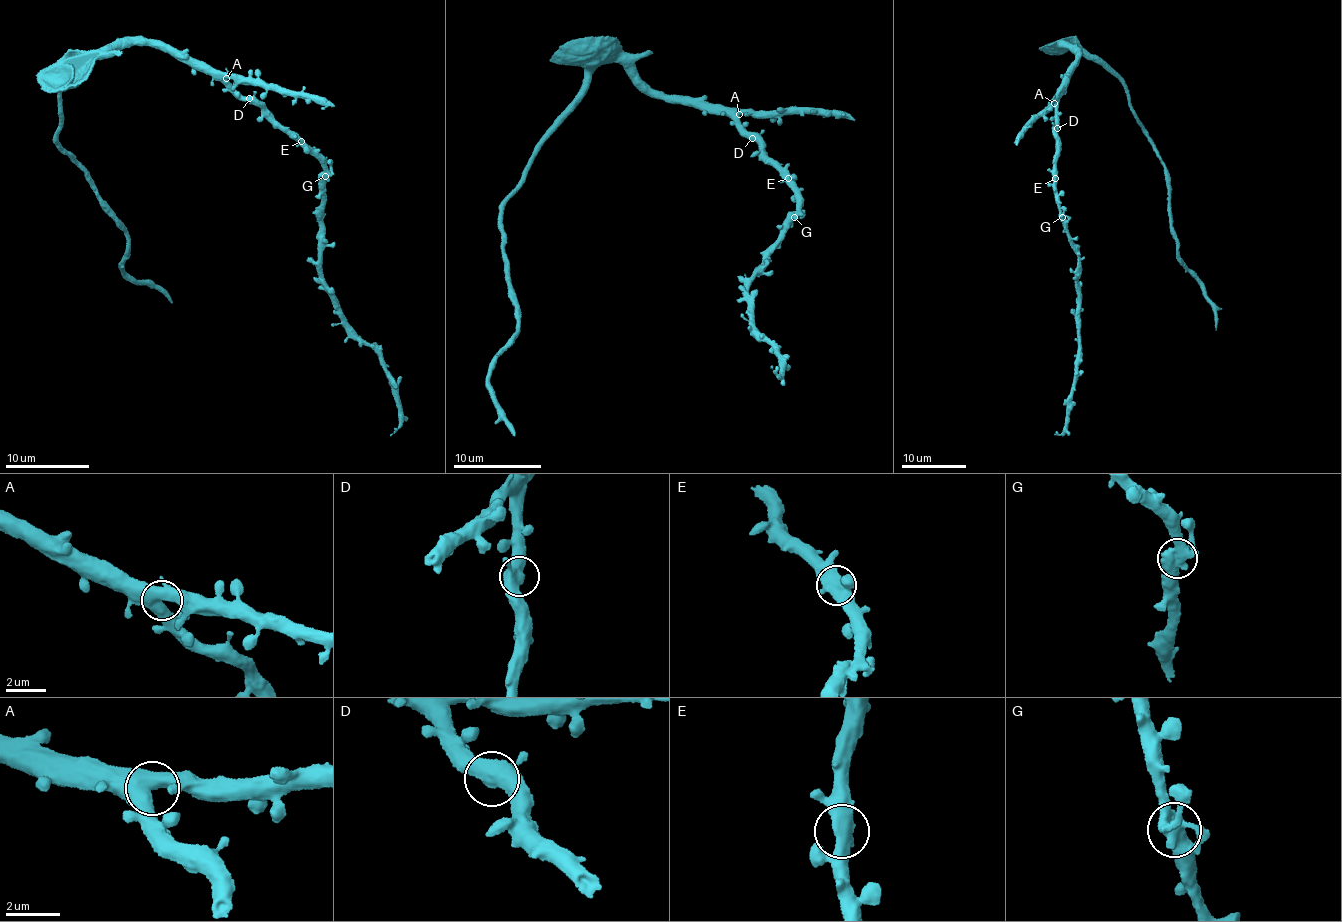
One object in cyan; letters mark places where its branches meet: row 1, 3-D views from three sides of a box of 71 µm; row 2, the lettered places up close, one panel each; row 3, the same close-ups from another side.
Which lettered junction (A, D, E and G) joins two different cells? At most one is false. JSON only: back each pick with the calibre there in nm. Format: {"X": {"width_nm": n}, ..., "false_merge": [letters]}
{"false_merge": []}

